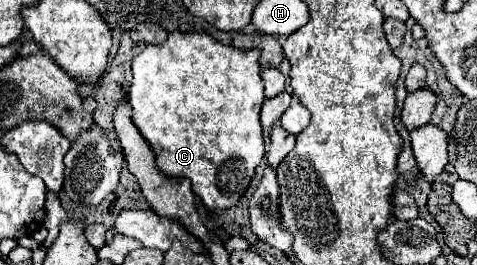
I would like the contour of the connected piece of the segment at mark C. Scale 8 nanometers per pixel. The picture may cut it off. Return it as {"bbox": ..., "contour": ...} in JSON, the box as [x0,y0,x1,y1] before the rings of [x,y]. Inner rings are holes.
{"bbox":[129,33,265,211],"contour":[[[169,33],[163,45],[147,45],[139,57],[133,59],[133,83],[129,91],[133,121],[141,135],[147,137],[163,173],[187,177],[209,211],[233,207],[249,187],[251,177],[261,163],[263,133],[259,111],[265,95],[259,77],[259,57],[259,49],[223,45],[205,33]]]}

